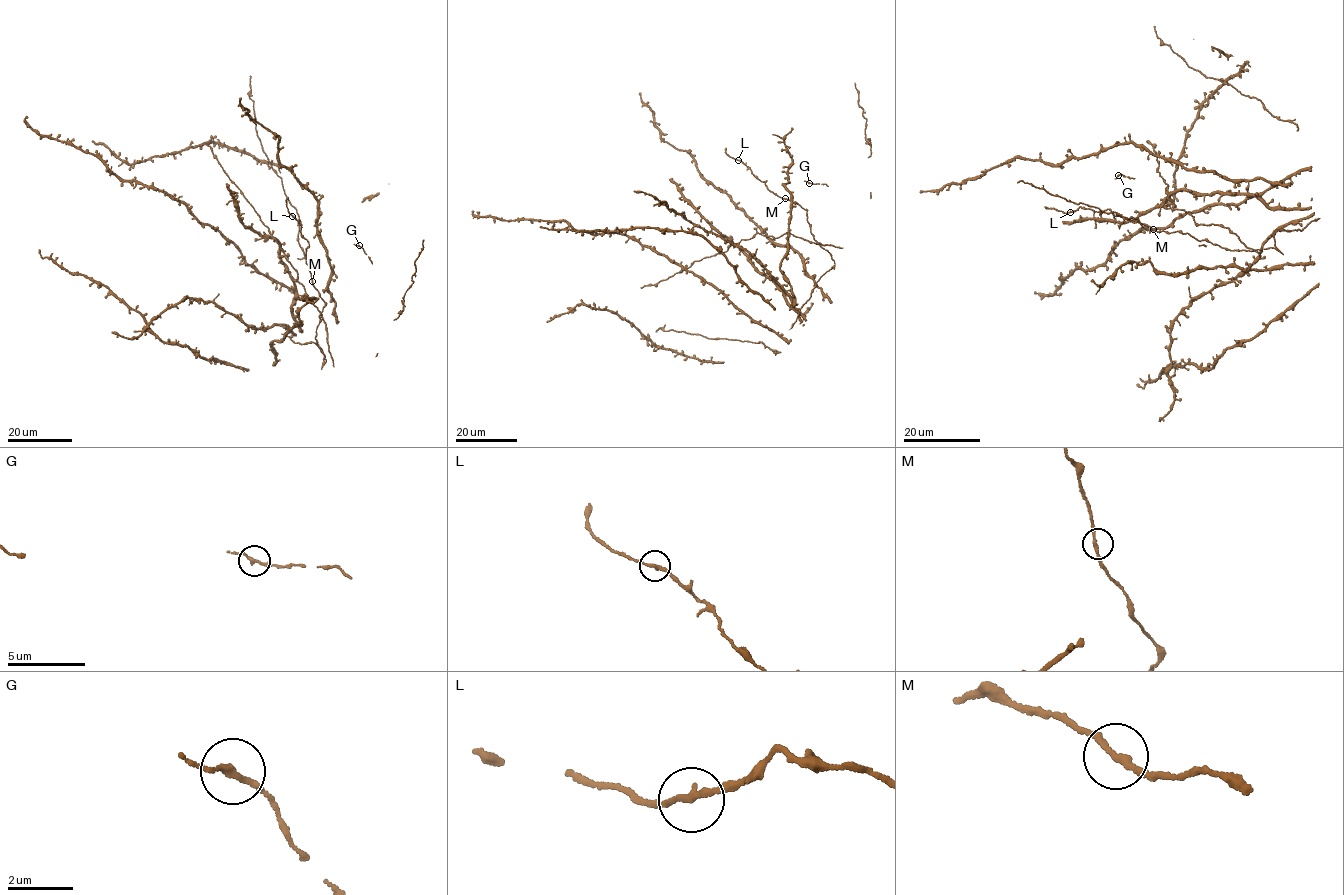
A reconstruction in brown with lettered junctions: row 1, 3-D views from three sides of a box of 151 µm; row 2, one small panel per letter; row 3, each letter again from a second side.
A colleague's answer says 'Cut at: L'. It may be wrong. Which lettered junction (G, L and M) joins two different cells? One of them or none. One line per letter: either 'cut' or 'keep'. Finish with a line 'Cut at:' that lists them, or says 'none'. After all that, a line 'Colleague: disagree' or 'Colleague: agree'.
G: keep
L: keep
M: keep
Cut at: none
Colleague: disagree

